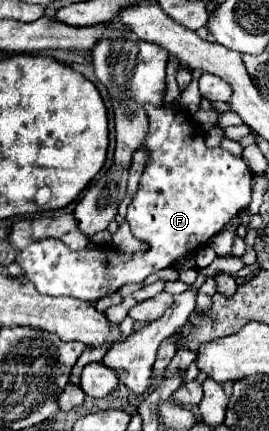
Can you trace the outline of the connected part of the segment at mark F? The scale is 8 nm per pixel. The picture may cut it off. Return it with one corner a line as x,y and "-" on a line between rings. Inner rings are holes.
144,106
148,114
148,134
144,140
144,148
148,150
148,162
144,168
144,174
140,178
140,188
136,196
132,198
128,206
128,224
132,234
146,242
146,250
138,254
124,254
112,246
106,248
84,248
80,252
74,252
66,248
60,240
46,238
28,244
18,256
16,262
24,268
26,278
34,282
38,292
48,294
48,296
74,296
86,302
100,300
106,294
118,292
124,284
138,284
146,276
170,268
176,260
192,254
196,248
204,246
210,242
214,234
218,234
224,224
234,218
242,208
250,204
250,182
252,182
252,172
246,166
246,162
238,156
232,156
224,148
208,148
204,142
200,126
192,120
192,116
186,110
174,110
174,108
164,108
164,106

